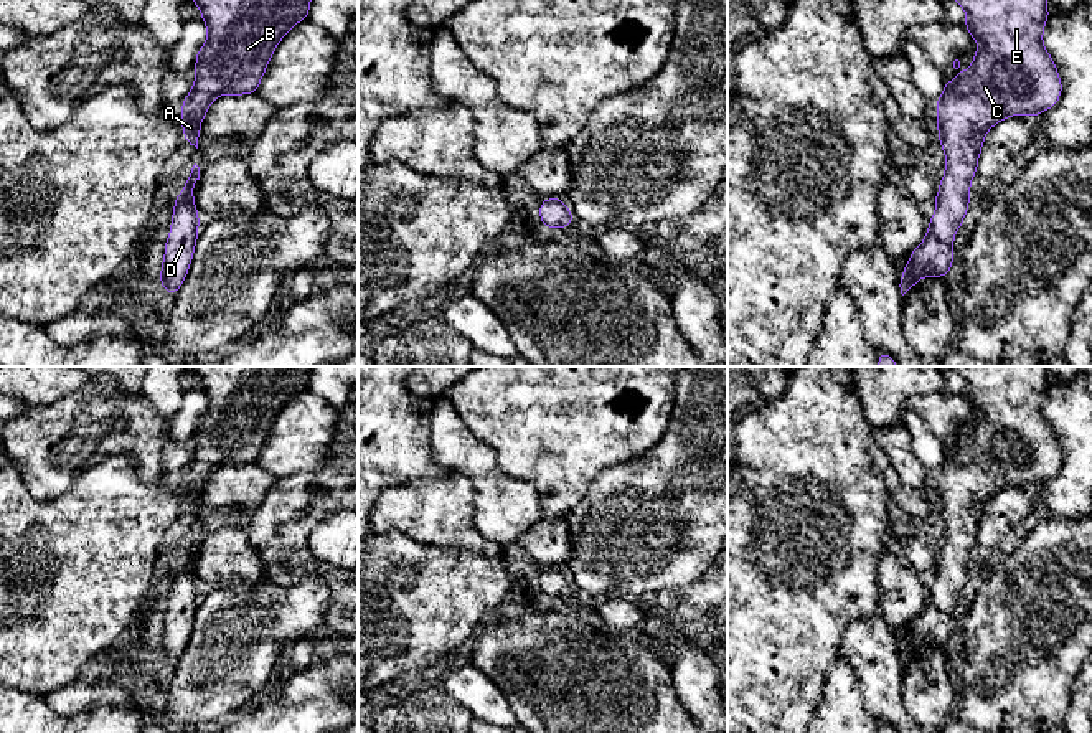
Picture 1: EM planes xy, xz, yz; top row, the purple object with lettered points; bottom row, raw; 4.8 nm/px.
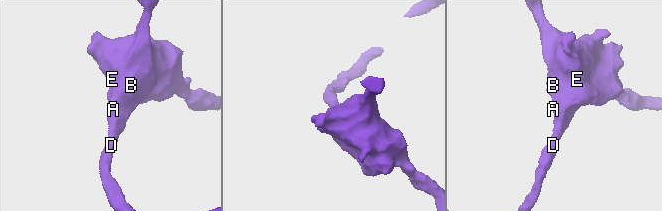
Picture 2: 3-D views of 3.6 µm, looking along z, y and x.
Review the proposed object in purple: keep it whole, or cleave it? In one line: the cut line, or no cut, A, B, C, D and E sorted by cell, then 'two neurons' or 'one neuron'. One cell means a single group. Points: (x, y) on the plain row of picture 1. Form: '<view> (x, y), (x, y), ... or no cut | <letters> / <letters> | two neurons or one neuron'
no cut | A B C D E | one neuron

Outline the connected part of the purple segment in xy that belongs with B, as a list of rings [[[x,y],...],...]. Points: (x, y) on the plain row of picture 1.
[[[190,366],[201,380],[208,409],[200,418],[195,454],[181,472],[180,495],[185,513],[198,518],[201,490],[211,472],[224,464],[256,464],[261,447],[279,411],[302,390],[308,388],[312,366]]]

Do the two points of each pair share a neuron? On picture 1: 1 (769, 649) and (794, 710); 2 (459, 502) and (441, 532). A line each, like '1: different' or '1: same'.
1: same
2: same

